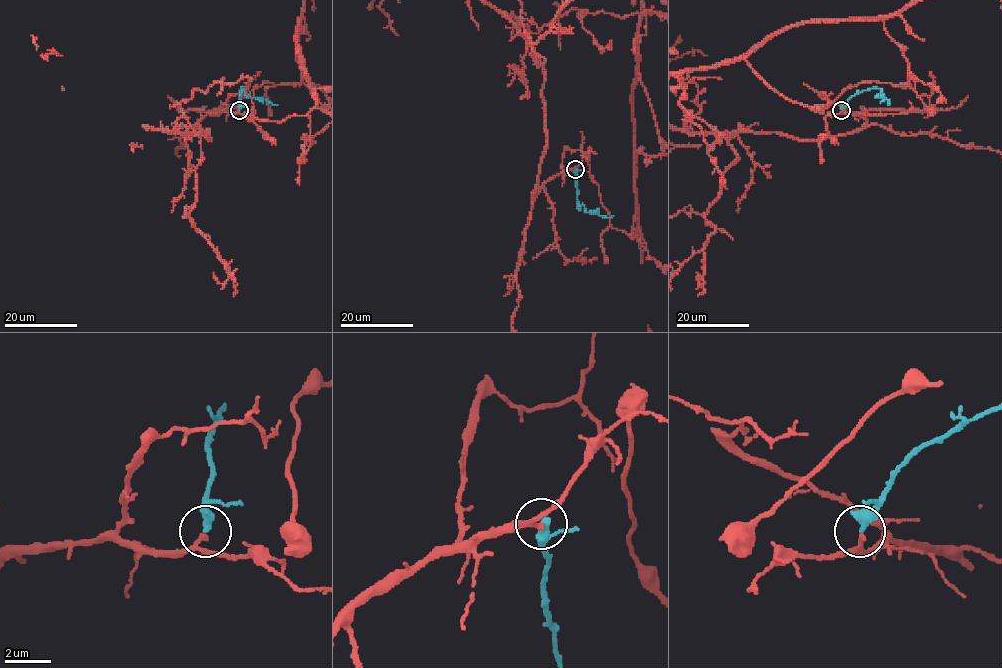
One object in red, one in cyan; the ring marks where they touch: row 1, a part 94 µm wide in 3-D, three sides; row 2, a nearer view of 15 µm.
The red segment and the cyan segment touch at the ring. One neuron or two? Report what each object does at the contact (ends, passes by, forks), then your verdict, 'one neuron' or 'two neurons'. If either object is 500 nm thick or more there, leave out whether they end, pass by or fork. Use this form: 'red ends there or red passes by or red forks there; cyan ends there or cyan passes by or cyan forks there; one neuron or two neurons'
red passes by; cyan ends there; one neuron

